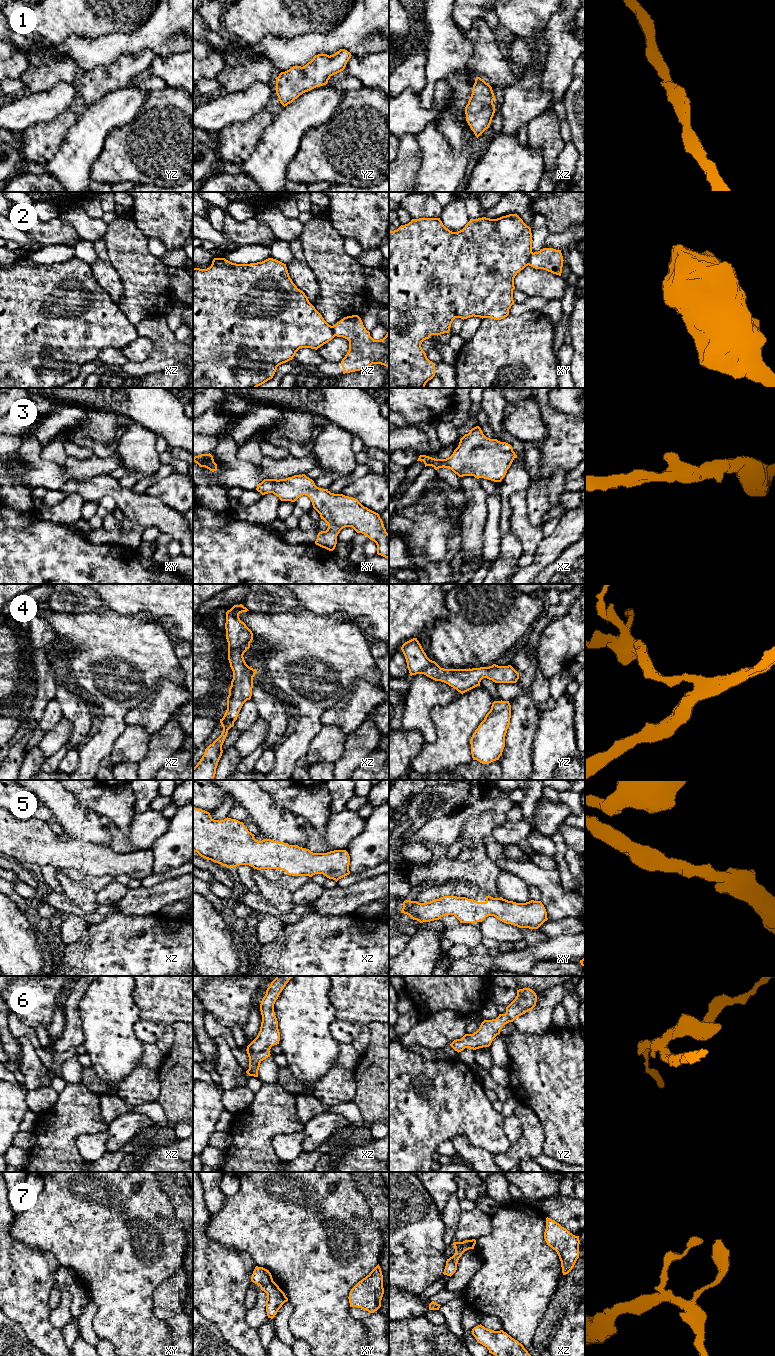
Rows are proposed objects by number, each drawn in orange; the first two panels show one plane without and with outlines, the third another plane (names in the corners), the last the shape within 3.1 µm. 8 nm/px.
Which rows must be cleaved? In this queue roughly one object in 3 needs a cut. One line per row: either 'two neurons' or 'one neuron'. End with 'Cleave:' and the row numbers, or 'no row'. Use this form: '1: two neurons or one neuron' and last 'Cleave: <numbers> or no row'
1: one neuron
2: two neurons
3: one neuron
4: one neuron
5: one neuron
6: one neuron
7: two neurons
Cleave: 2, 7

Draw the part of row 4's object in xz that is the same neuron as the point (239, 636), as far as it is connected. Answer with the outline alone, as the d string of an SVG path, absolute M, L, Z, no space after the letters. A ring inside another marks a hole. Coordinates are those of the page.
M240 604L234 605L226 612L228 660L233 671L233 679L227 697L227 710L223 718L220 719L223 731L205 749L204 755L193 768L193 780L214 780L216 768L223 753L222 745L228 730L234 726L243 704L252 696L253 677L257 670L246 664L243 655L250 648L253 633L239 618L240 613L247 611L249 610Z

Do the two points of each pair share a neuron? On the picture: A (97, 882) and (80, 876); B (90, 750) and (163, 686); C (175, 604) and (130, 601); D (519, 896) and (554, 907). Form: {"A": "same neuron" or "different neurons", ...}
{"A": "same neuron", "B": "different neurons", "C": "same neuron", "D": "different neurons"}

